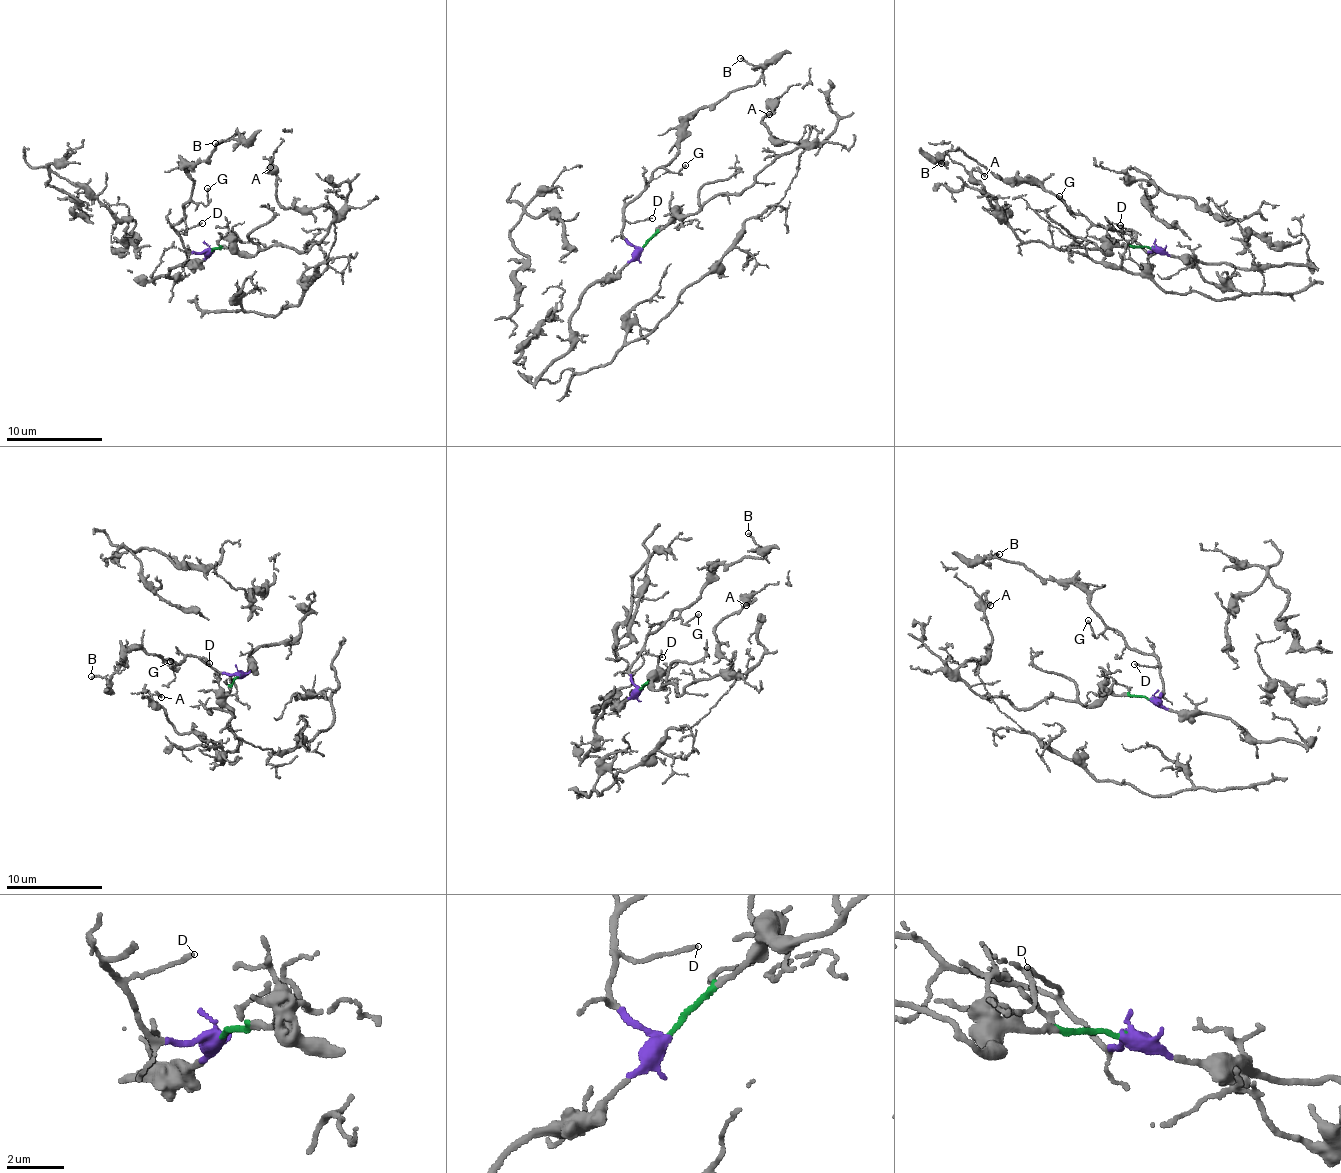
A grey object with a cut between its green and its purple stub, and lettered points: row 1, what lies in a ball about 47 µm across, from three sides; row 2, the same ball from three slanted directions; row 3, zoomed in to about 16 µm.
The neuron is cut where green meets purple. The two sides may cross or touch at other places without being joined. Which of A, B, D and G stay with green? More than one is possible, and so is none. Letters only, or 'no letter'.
A

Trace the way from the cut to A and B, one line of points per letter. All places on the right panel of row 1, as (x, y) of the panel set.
A: (1150, 248), (1101, 253), (1022, 241), (1001, 207), (1008, 212), (996, 214), (971, 172), (984, 177)
B: (1150, 248), (1147, 253), (1118, 231), (1076, 215), (1039, 184), (995, 177), (954, 149), (947, 152), (942, 164)

